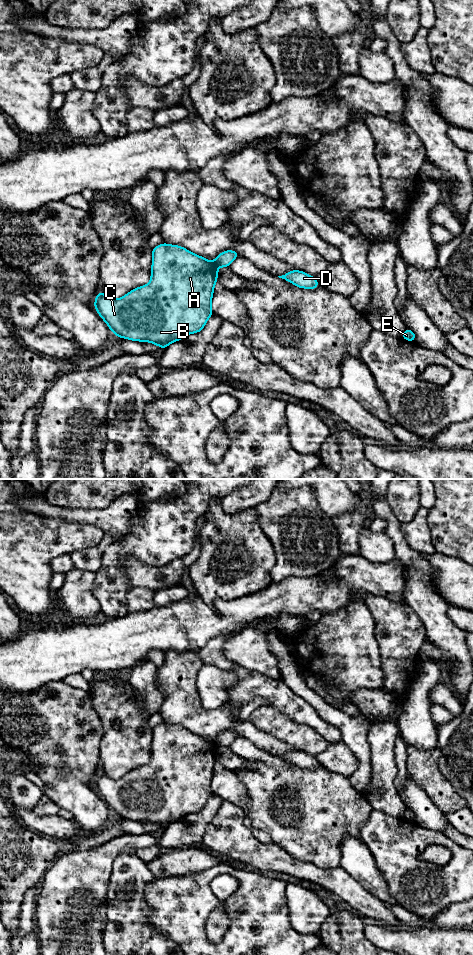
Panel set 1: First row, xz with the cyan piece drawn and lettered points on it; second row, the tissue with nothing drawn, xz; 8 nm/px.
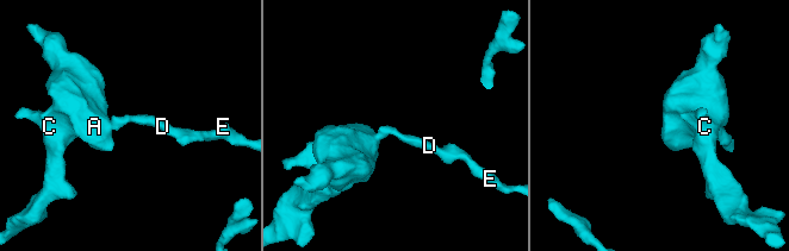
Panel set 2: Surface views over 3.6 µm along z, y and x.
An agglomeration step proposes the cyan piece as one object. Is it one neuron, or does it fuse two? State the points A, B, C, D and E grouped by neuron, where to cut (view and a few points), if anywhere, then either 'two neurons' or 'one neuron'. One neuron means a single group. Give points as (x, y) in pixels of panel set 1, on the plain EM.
A B C / D E | xz (213, 741), (218, 747) | two neurons

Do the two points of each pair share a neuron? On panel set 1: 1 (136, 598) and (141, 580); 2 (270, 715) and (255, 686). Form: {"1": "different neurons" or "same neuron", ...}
{"1": "different neurons", "2": "different neurons"}

